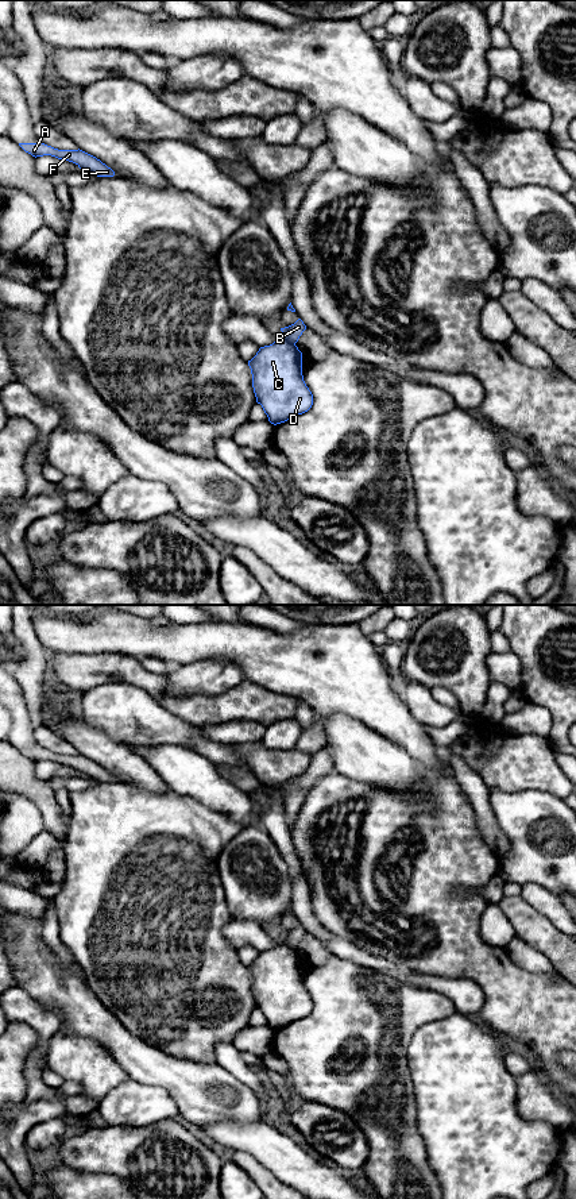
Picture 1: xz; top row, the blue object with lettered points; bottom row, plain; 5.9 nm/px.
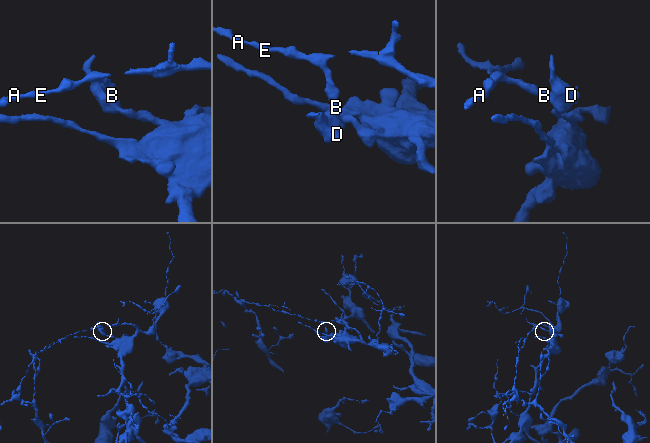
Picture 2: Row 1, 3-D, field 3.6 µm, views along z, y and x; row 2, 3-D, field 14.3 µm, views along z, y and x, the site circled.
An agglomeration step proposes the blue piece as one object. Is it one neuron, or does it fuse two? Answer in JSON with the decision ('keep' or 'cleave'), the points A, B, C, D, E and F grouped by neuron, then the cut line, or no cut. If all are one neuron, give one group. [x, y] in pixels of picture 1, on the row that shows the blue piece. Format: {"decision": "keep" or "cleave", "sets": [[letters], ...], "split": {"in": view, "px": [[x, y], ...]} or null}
{"decision": "cleave", "sets": [["A", "B", "E", "F"], ["C", "D"]], "split": {"in": "xz", "px": [[283, 336], [294, 344]]}}

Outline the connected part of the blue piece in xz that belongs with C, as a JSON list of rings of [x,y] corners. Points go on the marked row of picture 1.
[[[285,338],[260,347],[248,361],[256,402],[274,425],[308,412],[313,394],[302,375],[302,352]]]

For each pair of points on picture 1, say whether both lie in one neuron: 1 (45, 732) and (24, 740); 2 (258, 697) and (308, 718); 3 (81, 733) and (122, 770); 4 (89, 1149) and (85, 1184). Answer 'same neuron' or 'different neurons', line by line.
1: different neurons
2: different neurons
3: same neuron
4: different neurons

